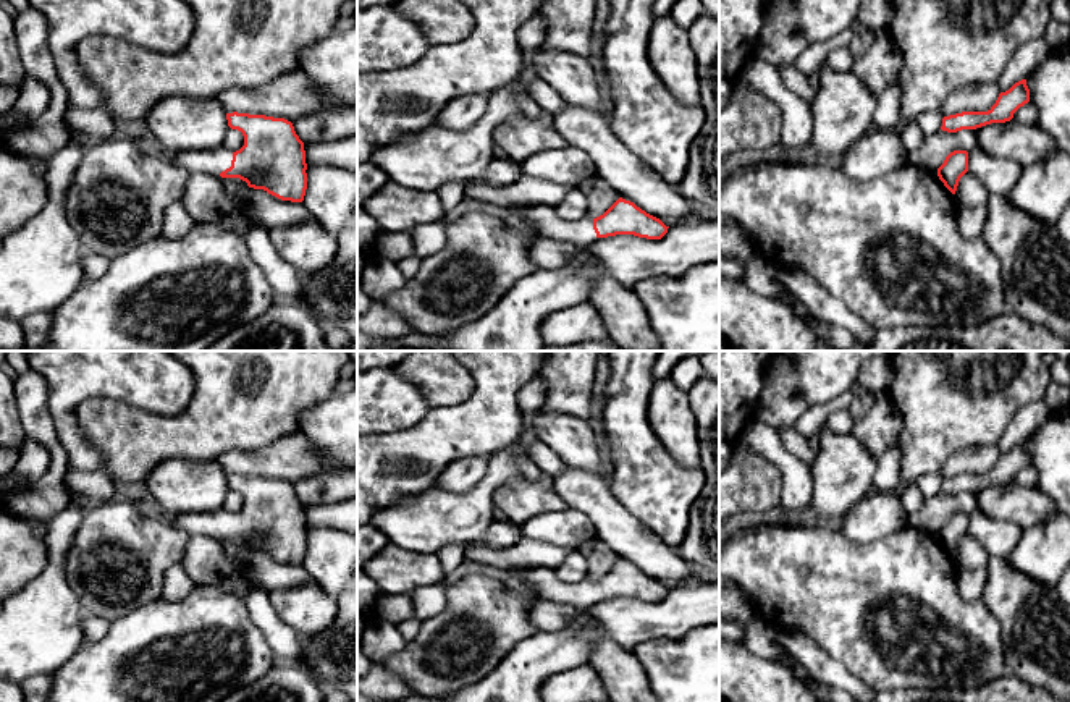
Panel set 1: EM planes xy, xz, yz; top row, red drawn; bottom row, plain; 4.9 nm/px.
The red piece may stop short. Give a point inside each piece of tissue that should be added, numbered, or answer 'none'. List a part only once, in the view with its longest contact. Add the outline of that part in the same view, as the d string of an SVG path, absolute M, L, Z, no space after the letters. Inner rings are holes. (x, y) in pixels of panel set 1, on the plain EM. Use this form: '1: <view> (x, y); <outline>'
1: xy (214, 524); M226 510L212 513L189 513L183 516L171 516L171 524L191 535L209 535L218 539L231 529L233 514Z

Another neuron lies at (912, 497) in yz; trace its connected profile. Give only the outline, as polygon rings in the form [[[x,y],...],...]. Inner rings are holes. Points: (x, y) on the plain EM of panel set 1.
[[[907,484],[900,493],[900,500],[910,516],[923,506],[925,498],[925,493],[916,484]]]

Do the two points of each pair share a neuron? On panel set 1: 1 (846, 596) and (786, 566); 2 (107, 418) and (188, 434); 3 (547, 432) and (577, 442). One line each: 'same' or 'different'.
1: same
2: same
3: same

